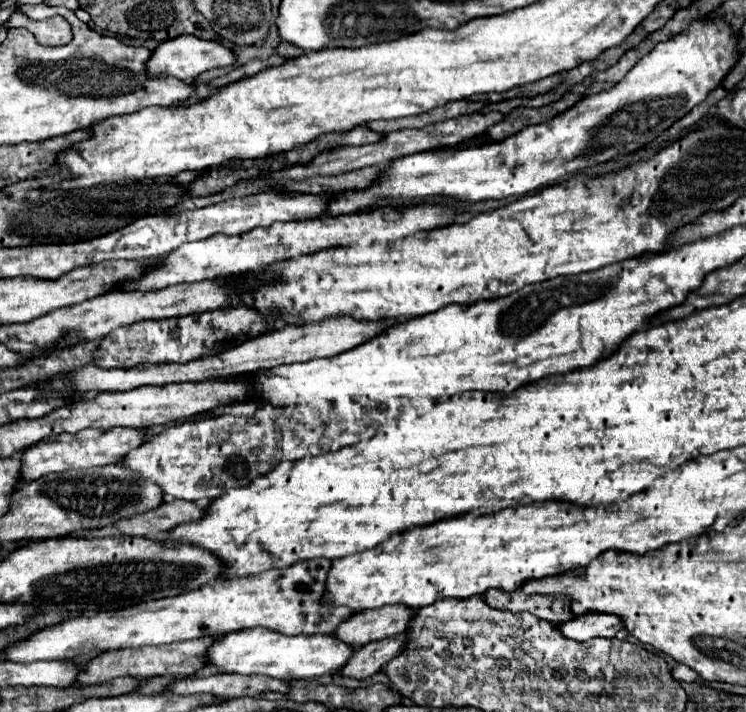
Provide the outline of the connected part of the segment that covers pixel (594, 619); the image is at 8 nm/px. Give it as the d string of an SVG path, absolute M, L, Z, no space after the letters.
M586 613L566 621L558 627L566 637L576 641L588 641L594 637L616 637L624 629L624 621L616 615L604 613Z

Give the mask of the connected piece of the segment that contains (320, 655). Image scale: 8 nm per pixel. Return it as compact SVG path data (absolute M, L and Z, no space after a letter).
M242 629L220 637L208 649L208 665L222 669L222 673L268 675L284 681L310 679L340 671L352 657L352 645L344 645L336 635L284 635L272 629Z

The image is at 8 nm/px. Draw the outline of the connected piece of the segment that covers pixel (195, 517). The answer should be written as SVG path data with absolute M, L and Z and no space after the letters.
M172 501L164 503L162 507L148 511L140 517L130 517L116 523L116 529L124 535L142 535L142 537L154 537L164 535L172 531L176 525L188 523L188 521L200 521L206 515L206 509L200 509L194 501Z

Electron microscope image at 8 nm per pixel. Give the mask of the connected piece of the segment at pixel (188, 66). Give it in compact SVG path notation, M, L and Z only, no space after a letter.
M184 35L184 37L176 37L172 41L164 41L162 45L158 45L148 61L148 71L154 77L172 75L182 81L194 81L204 71L210 71L216 67L228 67L234 63L236 63L236 53L230 47L222 45L220 41L204 41L198 37Z

